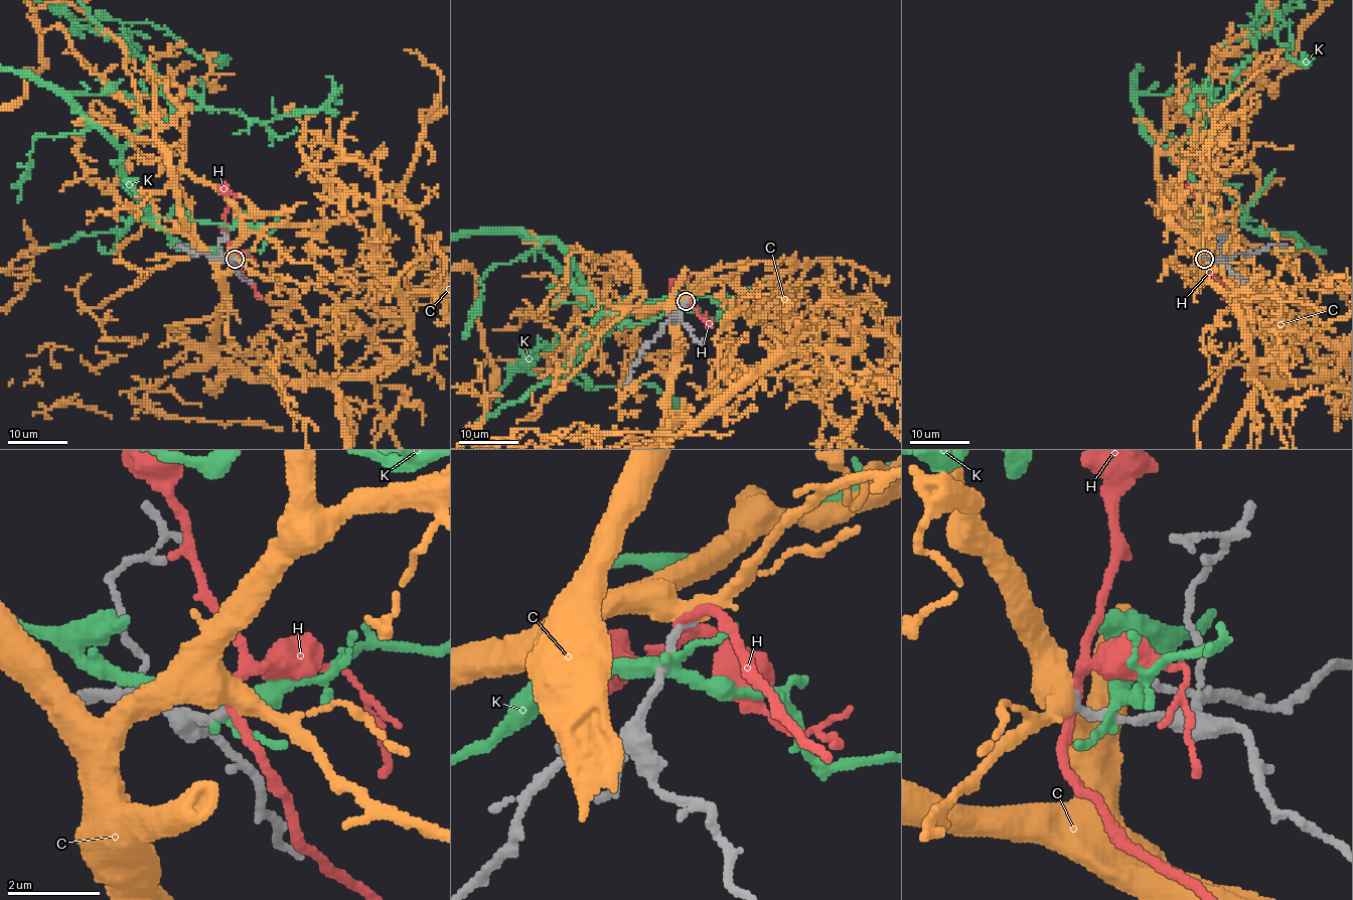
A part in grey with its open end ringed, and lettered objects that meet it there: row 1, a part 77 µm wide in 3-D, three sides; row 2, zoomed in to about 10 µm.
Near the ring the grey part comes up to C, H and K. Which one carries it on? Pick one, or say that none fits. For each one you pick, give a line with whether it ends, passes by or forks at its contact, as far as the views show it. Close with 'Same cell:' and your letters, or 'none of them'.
C: It passes by
Same cell: C

